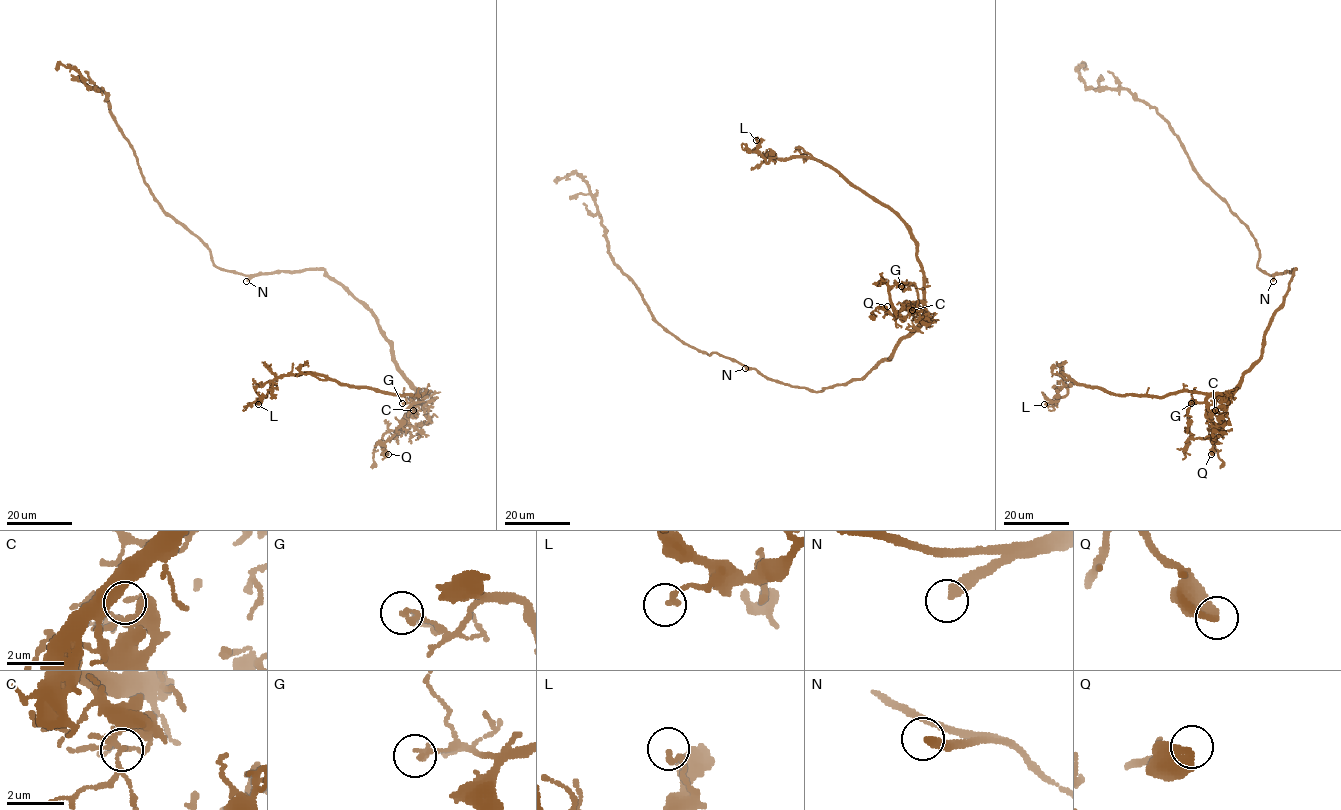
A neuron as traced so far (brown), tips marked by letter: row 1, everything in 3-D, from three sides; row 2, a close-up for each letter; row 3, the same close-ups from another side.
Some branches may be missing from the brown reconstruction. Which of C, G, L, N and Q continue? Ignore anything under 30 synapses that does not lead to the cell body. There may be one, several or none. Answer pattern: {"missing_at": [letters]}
{"missing_at": ["N"]}

